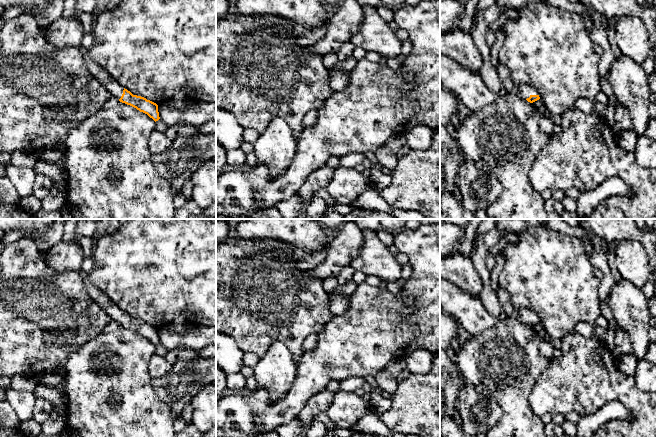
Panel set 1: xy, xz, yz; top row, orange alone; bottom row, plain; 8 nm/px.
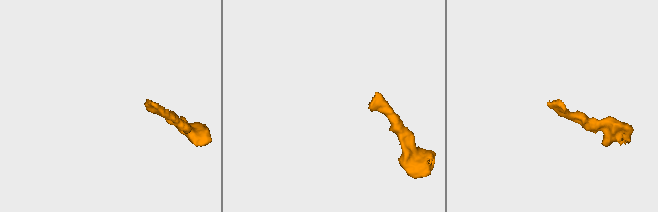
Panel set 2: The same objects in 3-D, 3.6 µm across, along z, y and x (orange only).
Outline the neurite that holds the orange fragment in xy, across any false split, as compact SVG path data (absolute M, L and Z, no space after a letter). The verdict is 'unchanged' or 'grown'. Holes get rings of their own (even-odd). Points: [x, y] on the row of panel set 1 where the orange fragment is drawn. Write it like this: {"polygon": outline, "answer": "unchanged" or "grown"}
{"polygon": "M79 48L83 59L92 75L106 88L110 94L120 102L130 105L140 112L147 114L155 122L160 119L158 105L144 97L133 95L130 91L118 84L101 66L96 64L87 54L87 49Z", "answer": "grown"}

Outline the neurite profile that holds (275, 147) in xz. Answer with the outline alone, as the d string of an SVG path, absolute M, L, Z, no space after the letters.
M274 118L253 143L257 164L265 164L271 177L279 177L293 162L297 141L288 123Z

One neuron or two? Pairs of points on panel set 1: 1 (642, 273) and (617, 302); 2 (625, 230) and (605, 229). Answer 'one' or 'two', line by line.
1: two
2: one

